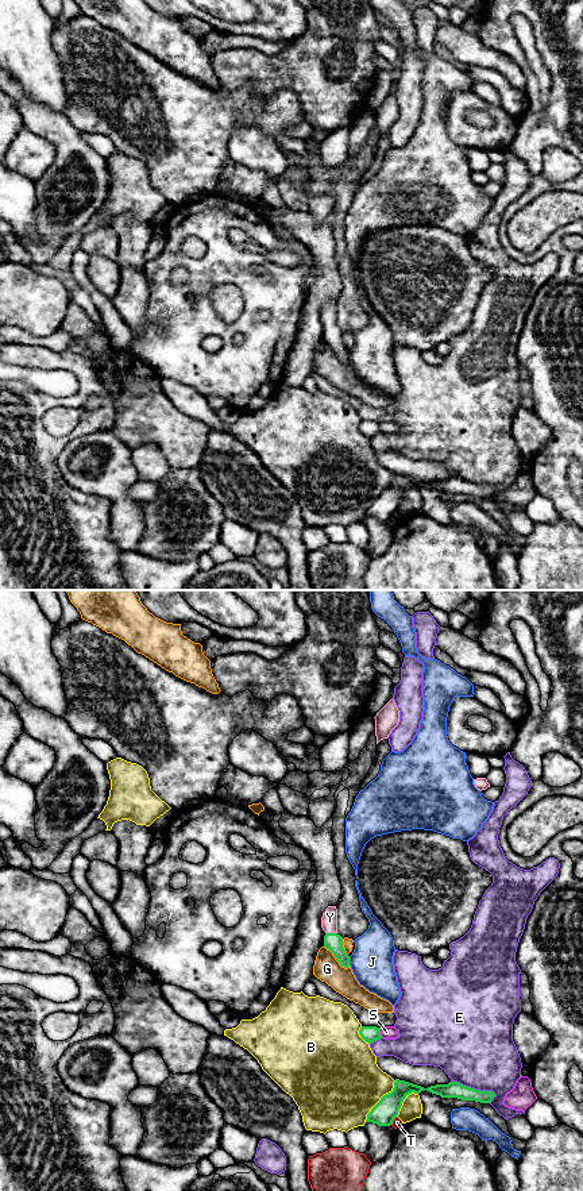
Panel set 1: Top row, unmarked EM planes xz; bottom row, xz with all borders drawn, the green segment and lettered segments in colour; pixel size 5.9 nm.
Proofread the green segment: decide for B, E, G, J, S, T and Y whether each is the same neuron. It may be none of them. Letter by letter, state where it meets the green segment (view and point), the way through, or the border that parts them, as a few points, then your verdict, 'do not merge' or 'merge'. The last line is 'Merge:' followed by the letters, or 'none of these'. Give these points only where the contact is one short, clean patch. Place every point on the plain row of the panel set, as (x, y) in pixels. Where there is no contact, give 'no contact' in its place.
B: xz (381, 494) | do not merge
E: xz (474, 484) | do not merge
G: xz (336, 354) | do not merge
J: xz (348, 355) | do not merge
S: xz (379, 427) | do not merge
T: xz (393, 515) | do not merge
Y: xz (331, 328) | merge
Merge: Y

